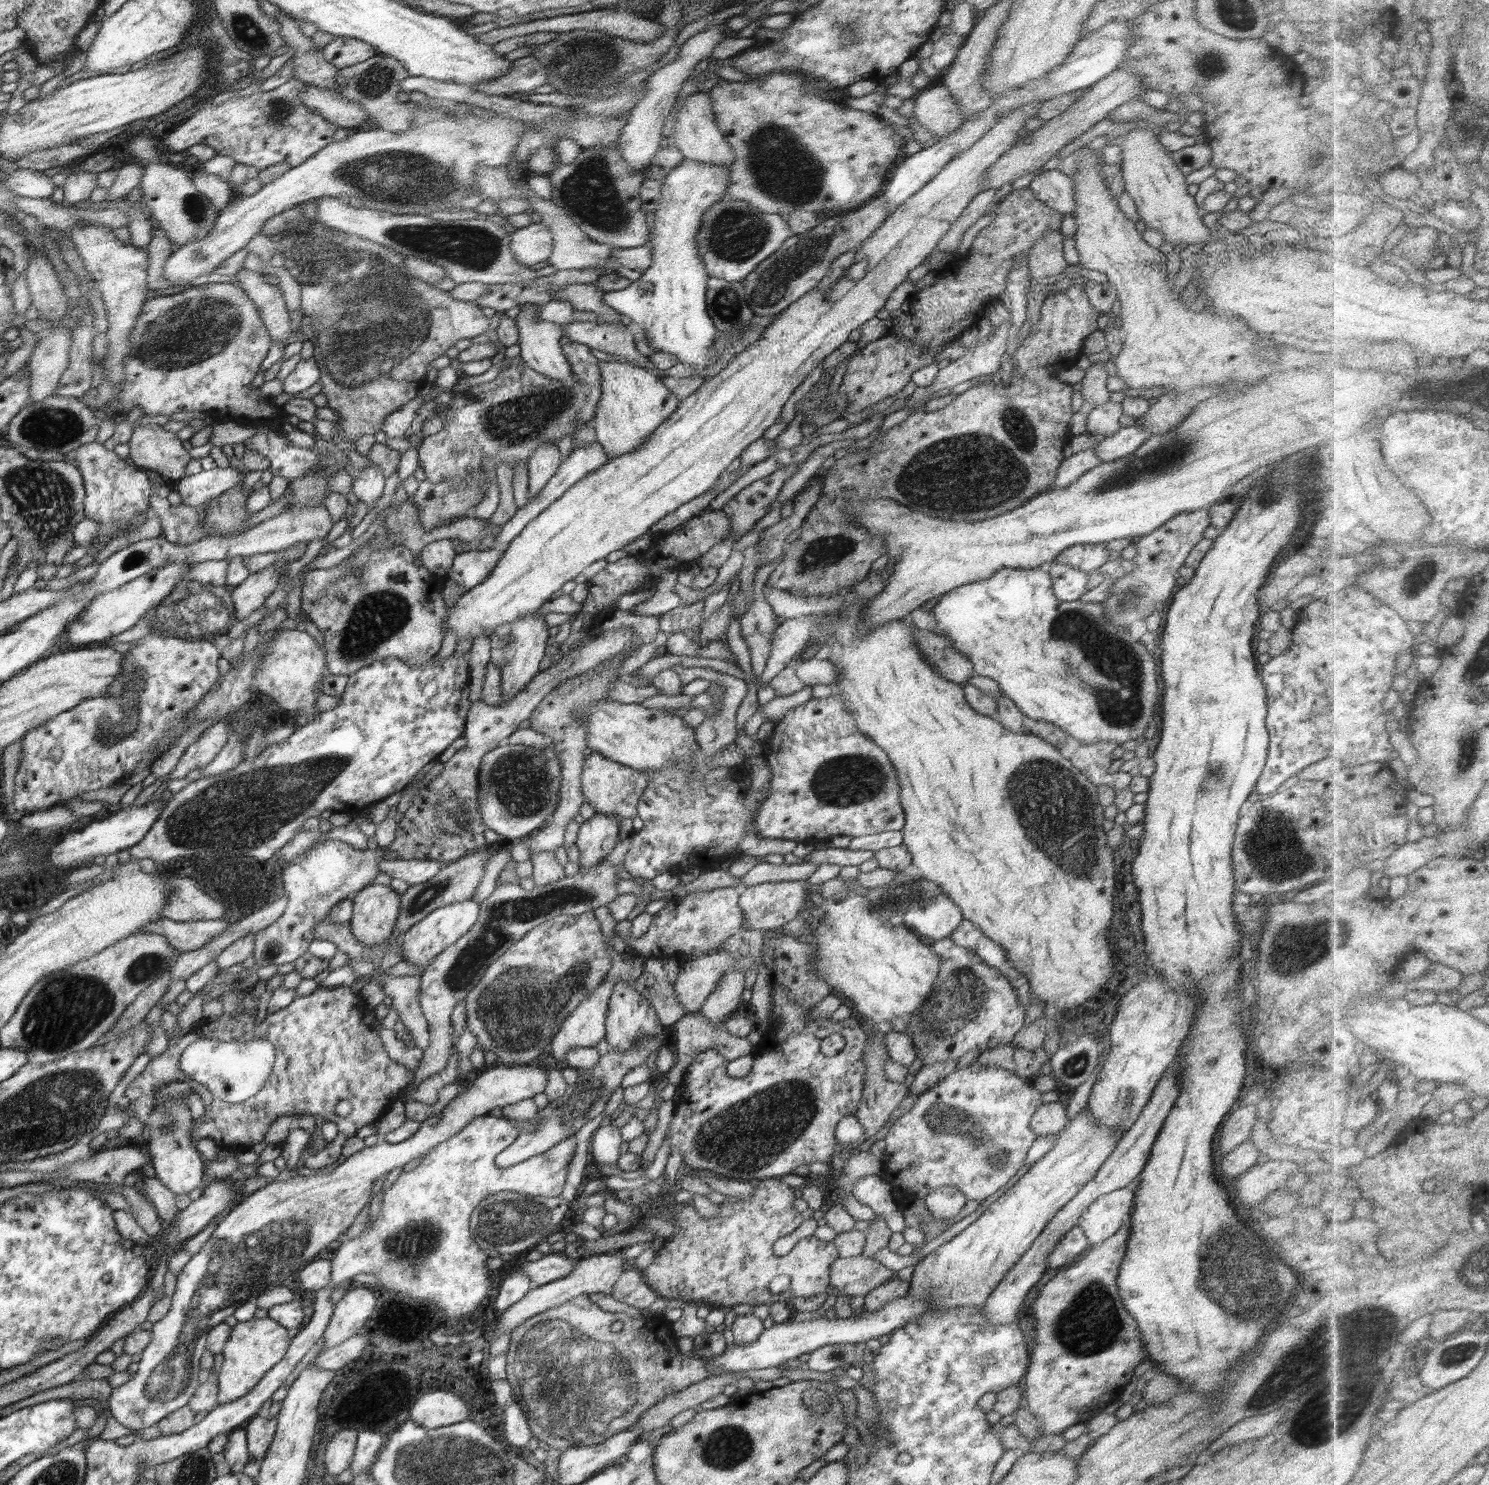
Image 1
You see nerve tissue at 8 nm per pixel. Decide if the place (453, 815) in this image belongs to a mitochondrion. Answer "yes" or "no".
yes

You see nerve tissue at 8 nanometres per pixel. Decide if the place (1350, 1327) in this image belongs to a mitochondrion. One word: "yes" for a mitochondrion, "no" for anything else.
yes

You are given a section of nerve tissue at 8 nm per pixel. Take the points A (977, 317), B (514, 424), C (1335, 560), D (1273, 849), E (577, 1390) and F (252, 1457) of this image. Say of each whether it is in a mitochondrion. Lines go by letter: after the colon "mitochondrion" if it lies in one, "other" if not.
A: other
B: mitochondrion
C: other
D: mitochondrion
E: mitochondrion
F: other

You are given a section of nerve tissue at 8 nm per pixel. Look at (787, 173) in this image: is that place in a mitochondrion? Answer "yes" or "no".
yes

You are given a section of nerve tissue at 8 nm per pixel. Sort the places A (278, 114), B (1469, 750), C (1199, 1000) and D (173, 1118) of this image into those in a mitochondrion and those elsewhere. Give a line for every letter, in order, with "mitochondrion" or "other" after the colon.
A: mitochondrion
B: mitochondrion
C: other
D: mitochondrion

